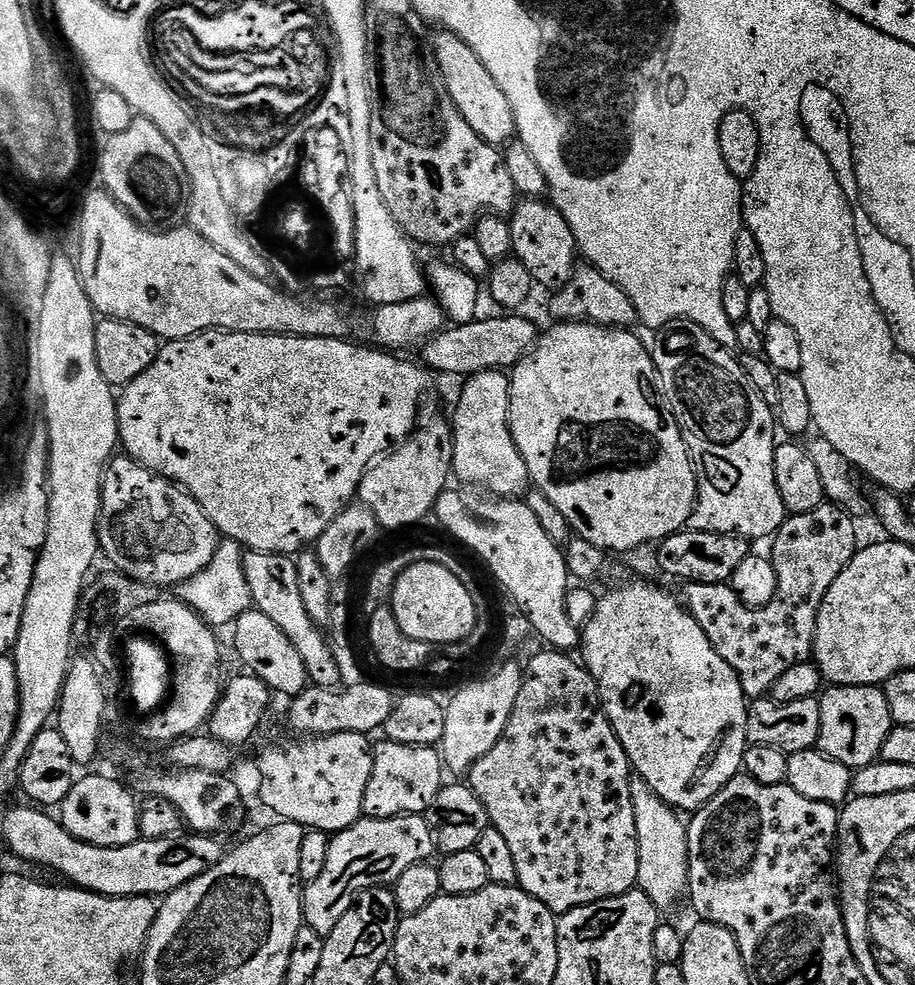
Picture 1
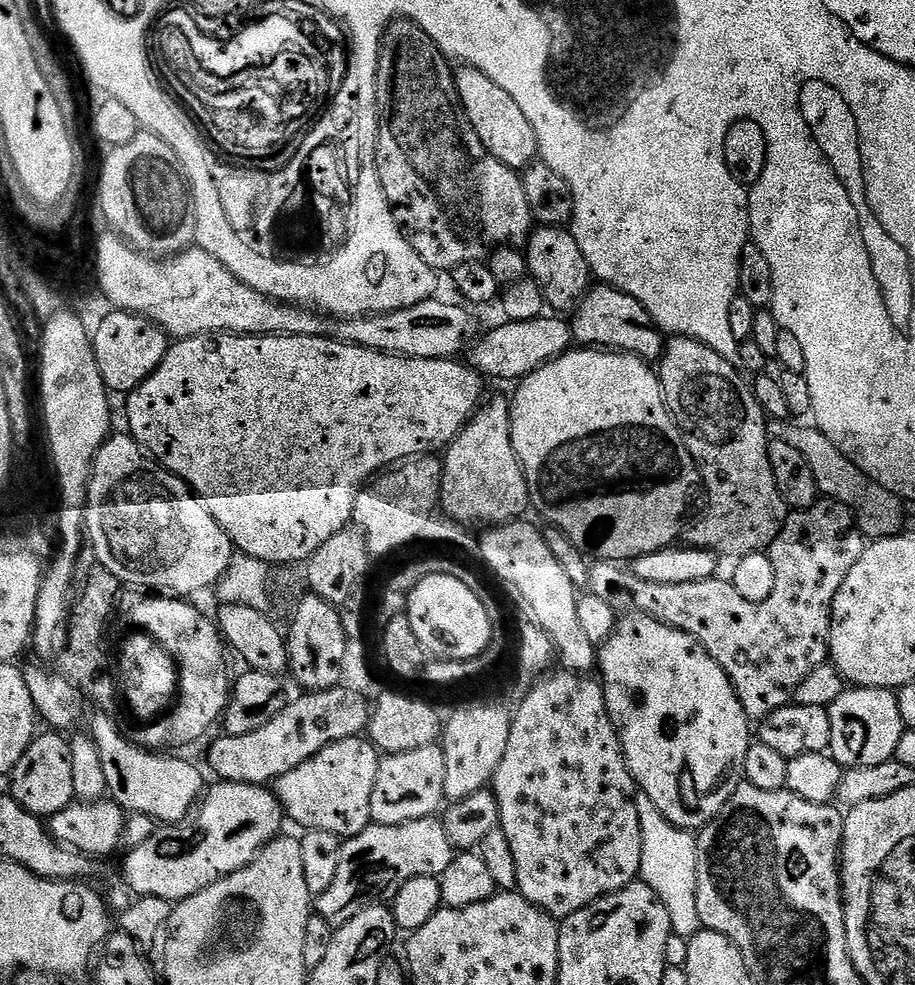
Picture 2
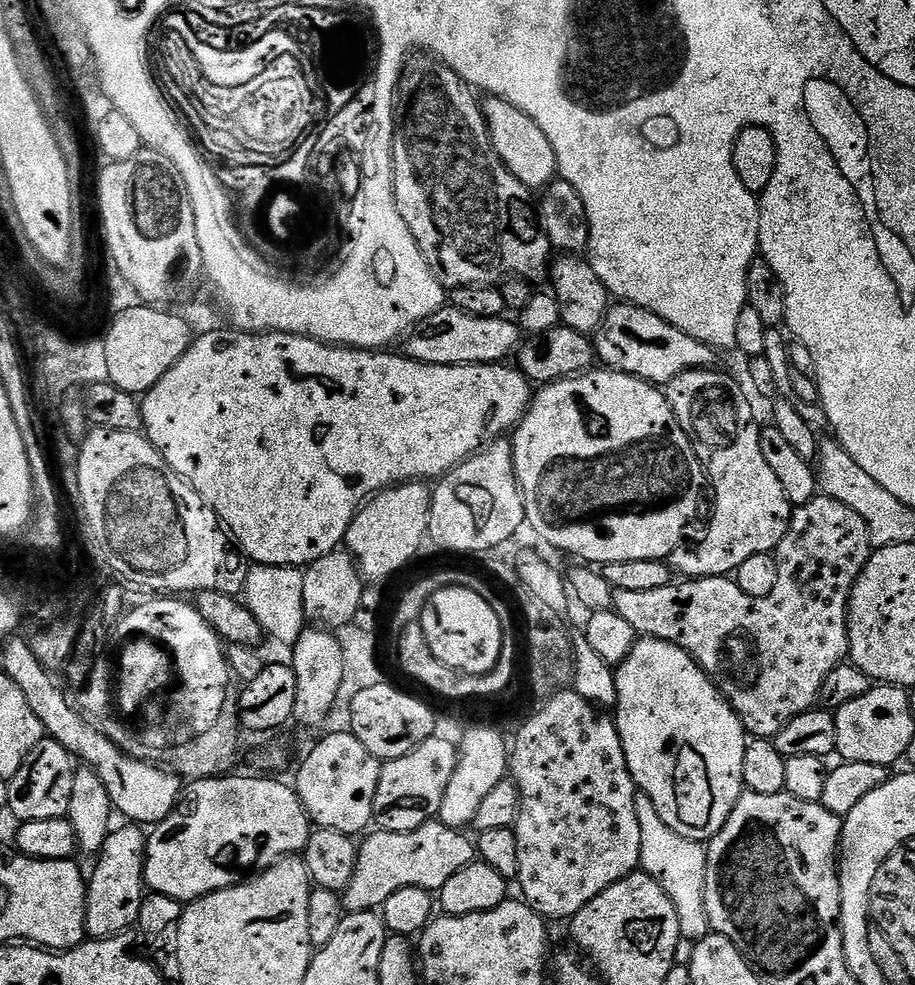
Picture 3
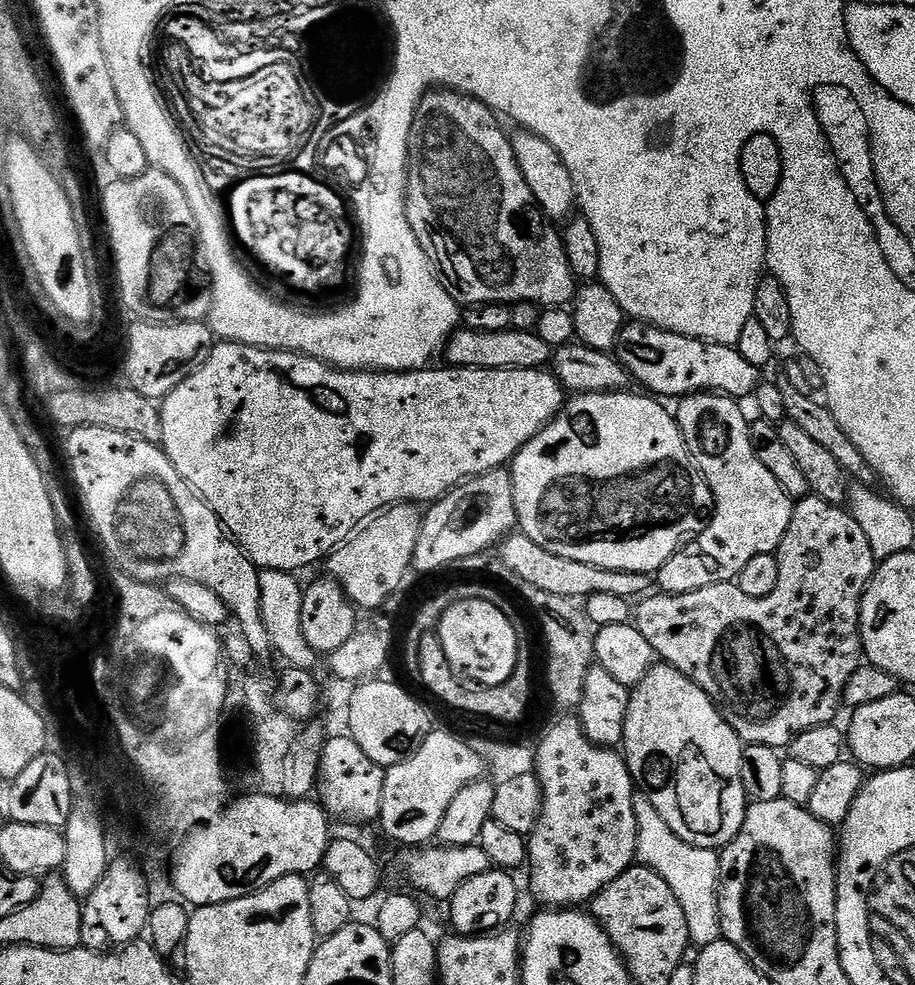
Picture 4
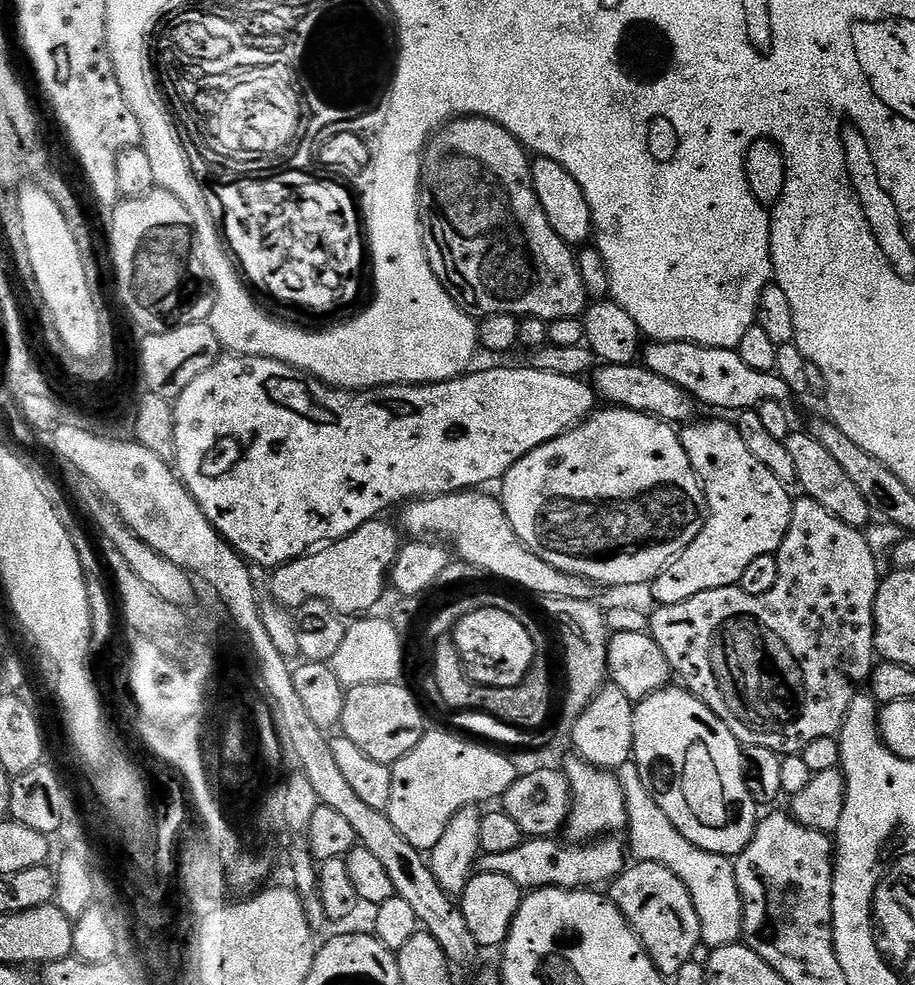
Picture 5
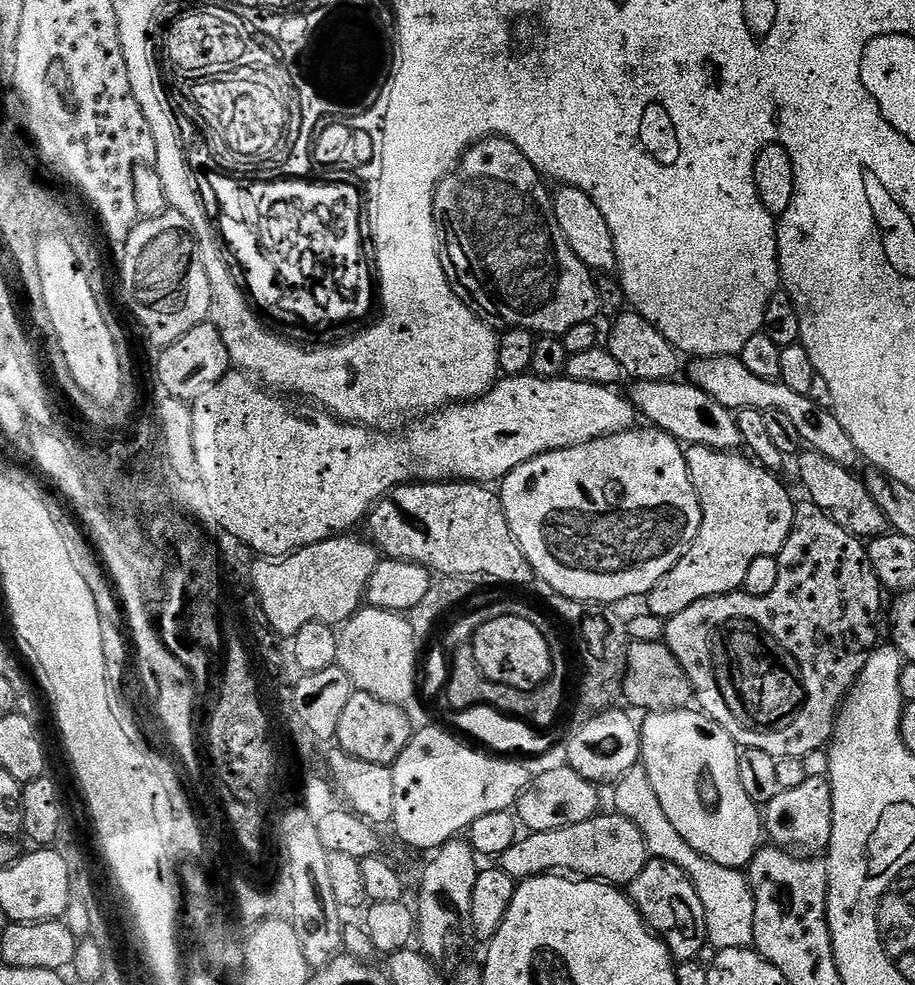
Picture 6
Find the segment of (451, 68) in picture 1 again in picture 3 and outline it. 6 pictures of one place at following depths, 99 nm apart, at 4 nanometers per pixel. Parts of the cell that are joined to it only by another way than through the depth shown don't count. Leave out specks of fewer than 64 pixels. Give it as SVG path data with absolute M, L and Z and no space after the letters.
M485 99L482 109L492 149L494 154L498 154L502 166L506 166L506 170L510 170L510 174L514 174L514 178L518 178L518 182L522 182L522 186L529 190L547 189L557 179L558 169L554 146L550 146L550 138L546 138L542 130L538 130L538 122L534 122L526 114L522 114L518 106L510 106L510 102L505 100Z

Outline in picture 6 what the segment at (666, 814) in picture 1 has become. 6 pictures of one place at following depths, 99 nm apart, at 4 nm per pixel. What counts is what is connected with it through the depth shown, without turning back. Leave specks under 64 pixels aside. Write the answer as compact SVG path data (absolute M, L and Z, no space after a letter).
M643 763L634 765L622 779L615 781L612 790L615 815L630 818L630 822L634 822L638 830L642 830L649 857L674 862L678 870L688 875L694 890L698 890L698 898L702 898L702 910L706 914L708 944L716 950L751 949L754 938L754 894L747 875L741 869L710 862L705 856L698 854L694 846L686 843L682 834L674 830L674 826L670 826L670 818L666 818L666 810L662 810L658 794L654 794L654 786L650 786L650 778L646 778Z

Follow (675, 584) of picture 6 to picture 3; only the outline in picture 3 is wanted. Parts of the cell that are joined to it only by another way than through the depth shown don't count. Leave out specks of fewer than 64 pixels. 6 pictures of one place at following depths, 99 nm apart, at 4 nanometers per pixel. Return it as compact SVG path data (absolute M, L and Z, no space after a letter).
M695 368L690 372L678 374L666 386L668 404L674 410L682 430L692 443L696 457L704 467L710 492L716 495L716 509L712 512L712 521L704 532L704 540L697 542L693 548L681 547L671 557L670 567L673 573L684 578L702 576L728 576L735 573L746 558L754 558L754 554L775 553L785 543L788 527L792 521L794 505L788 501L782 486L775 476L774 470L766 466L766 458L762 458L760 445L761 425L752 421L752 408L740 388L724 372L716 372L712 368Z

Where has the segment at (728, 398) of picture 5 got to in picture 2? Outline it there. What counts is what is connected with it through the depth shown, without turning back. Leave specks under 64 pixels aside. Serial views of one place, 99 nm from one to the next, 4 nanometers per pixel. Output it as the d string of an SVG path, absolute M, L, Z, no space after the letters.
M603 282L589 287L588 291L580 297L574 311L571 313L570 323L572 338L577 345L595 346L600 350L611 350L613 352L626 352L649 362L659 361L666 343L665 333L657 328L650 318L650 314L642 306L642 302L630 298L630 294L626 294L617 288L611 288L609 284Z

